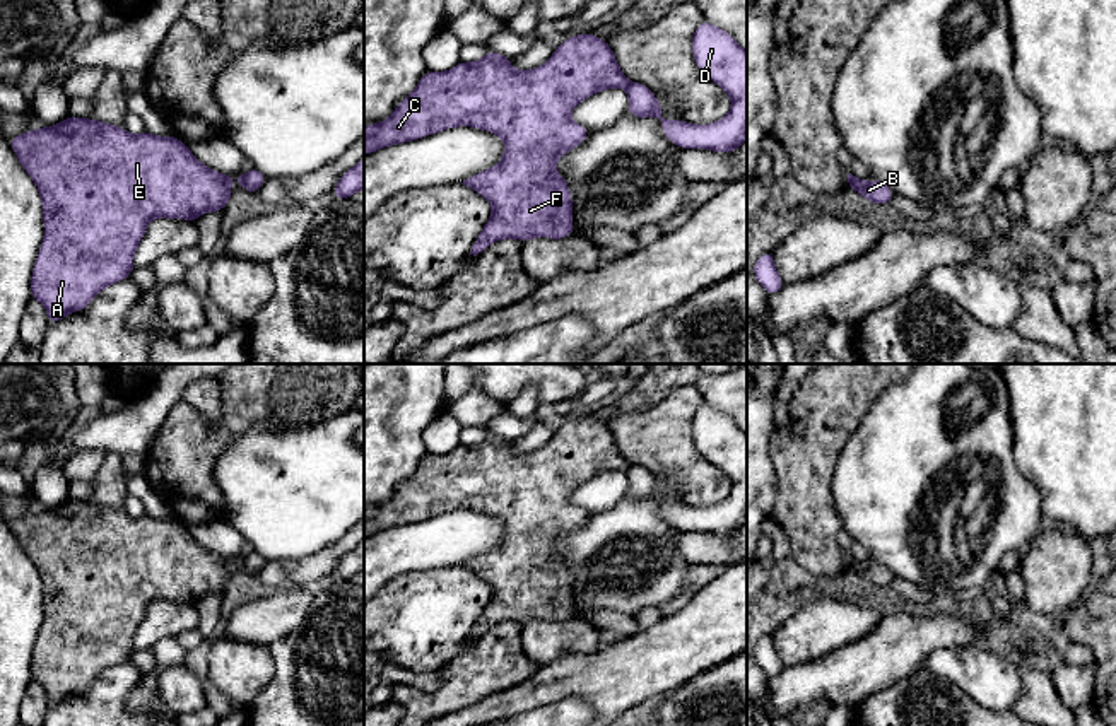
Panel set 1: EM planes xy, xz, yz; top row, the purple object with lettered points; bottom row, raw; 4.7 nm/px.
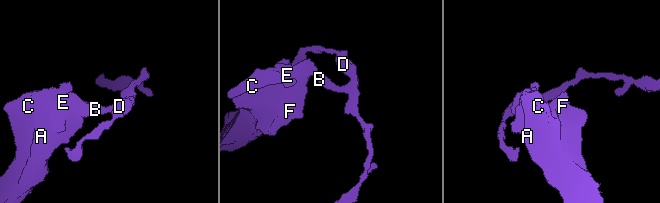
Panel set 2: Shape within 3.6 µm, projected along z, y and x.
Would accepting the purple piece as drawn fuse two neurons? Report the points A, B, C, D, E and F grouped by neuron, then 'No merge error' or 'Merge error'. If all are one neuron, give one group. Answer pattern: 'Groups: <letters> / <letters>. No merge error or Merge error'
Groups: A C E F / B D. Merge error

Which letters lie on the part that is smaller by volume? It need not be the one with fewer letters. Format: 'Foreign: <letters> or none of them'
Foreign: A, C, E, F

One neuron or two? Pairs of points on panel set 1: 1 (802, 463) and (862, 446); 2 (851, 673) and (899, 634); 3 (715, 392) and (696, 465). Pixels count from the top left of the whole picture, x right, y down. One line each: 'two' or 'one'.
1: two
2: one
3: two

